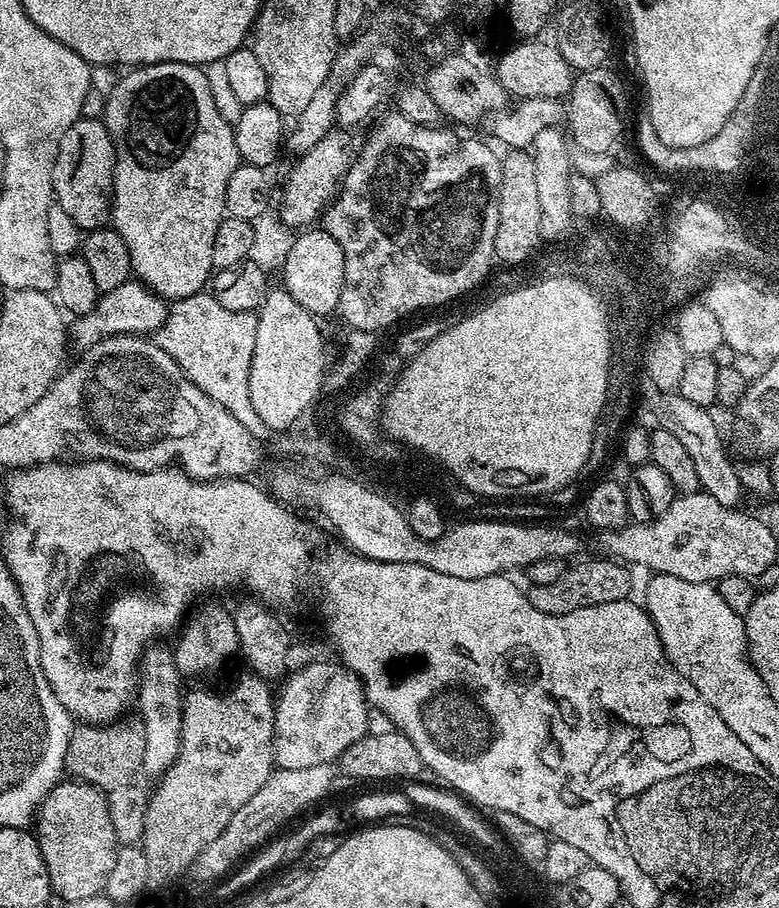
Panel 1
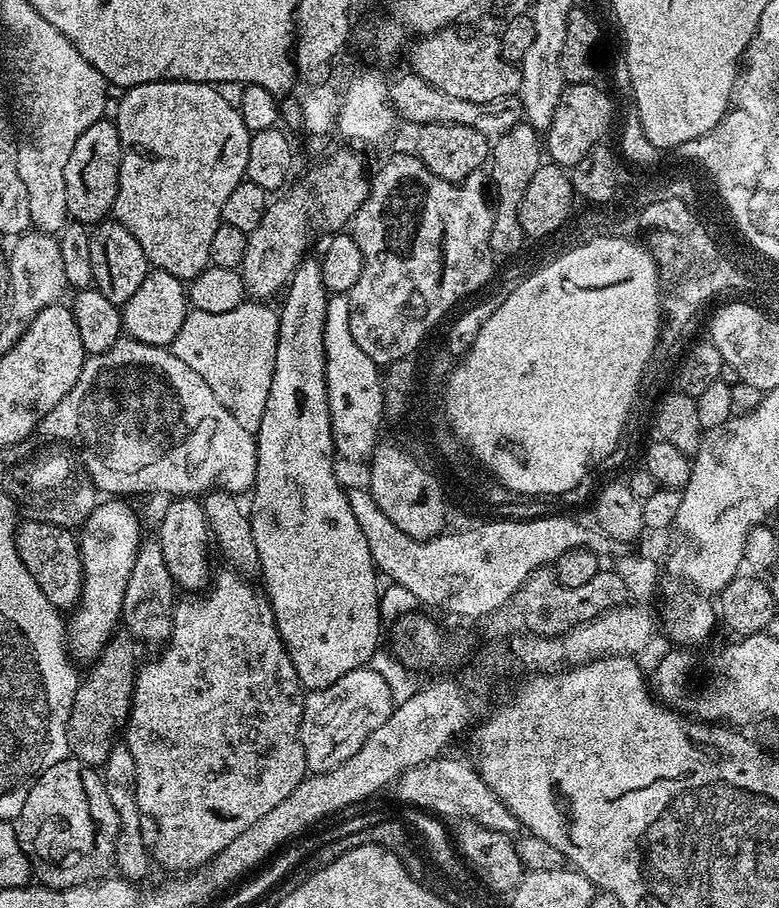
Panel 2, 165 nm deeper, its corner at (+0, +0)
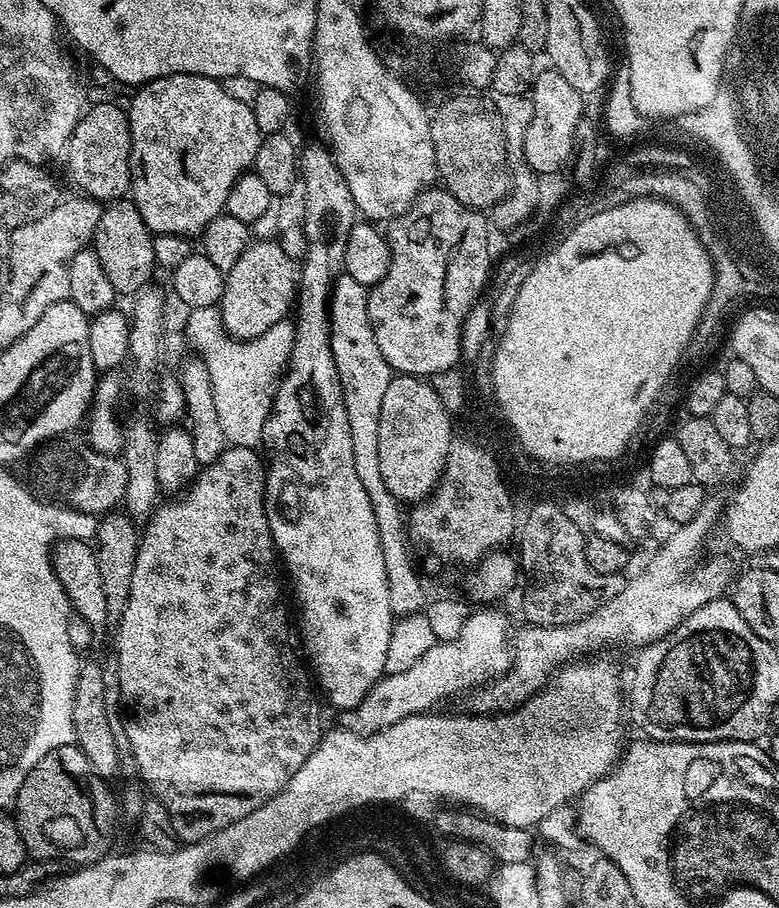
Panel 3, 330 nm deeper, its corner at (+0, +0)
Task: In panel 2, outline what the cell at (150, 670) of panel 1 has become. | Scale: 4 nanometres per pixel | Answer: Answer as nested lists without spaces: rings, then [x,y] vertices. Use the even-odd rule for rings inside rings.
[[[141,539],[140,548],[134,558],[134,570],[130,570],[130,582],[124,595],[122,624],[127,635],[133,641],[145,640],[152,644],[155,640],[167,641],[172,633],[172,609],[174,607],[174,585],[170,578],[170,570],[166,570],[166,562],[162,558],[162,546],[159,539]]]

